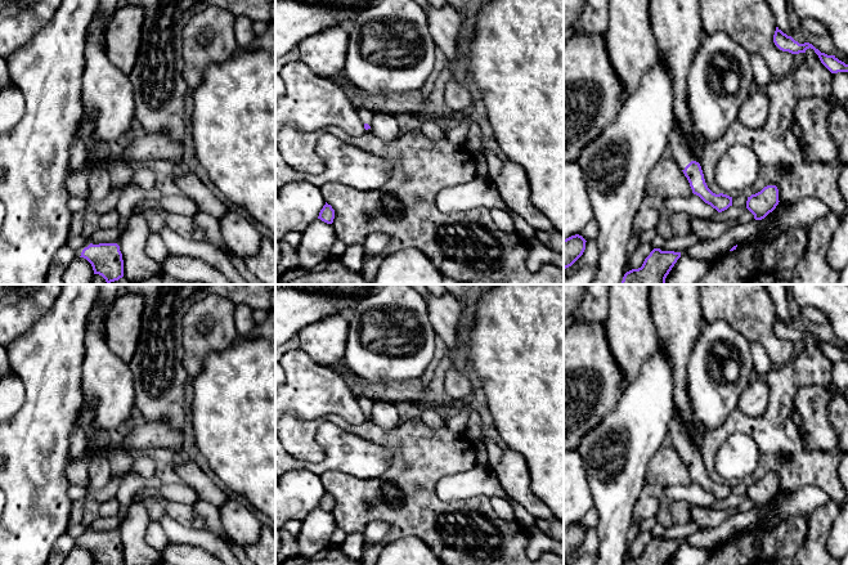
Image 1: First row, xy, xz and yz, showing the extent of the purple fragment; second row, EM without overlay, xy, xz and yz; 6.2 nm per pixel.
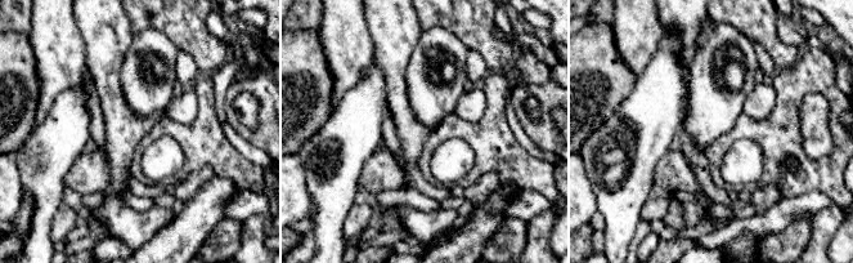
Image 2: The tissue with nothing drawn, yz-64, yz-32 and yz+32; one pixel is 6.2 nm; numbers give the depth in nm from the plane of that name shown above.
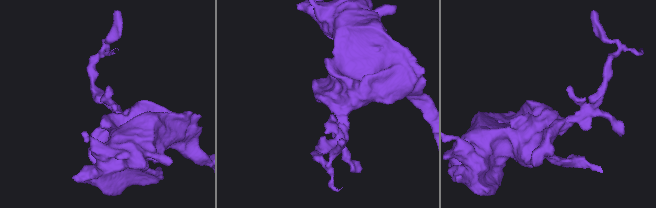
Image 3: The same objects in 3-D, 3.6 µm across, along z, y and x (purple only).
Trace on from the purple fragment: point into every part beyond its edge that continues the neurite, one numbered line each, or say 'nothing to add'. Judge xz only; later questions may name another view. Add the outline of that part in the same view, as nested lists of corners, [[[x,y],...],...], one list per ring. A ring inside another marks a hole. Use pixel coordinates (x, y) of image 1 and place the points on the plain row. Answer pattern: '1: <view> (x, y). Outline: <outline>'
1: xz (366, 404). Outline: [[[359,396],[358,398],[358,404],[360,407],[360,409],[364,412],[368,412],[369,414],[372,414],[372,409],[373,409],[373,404],[374,402],[369,398],[365,396]]]

